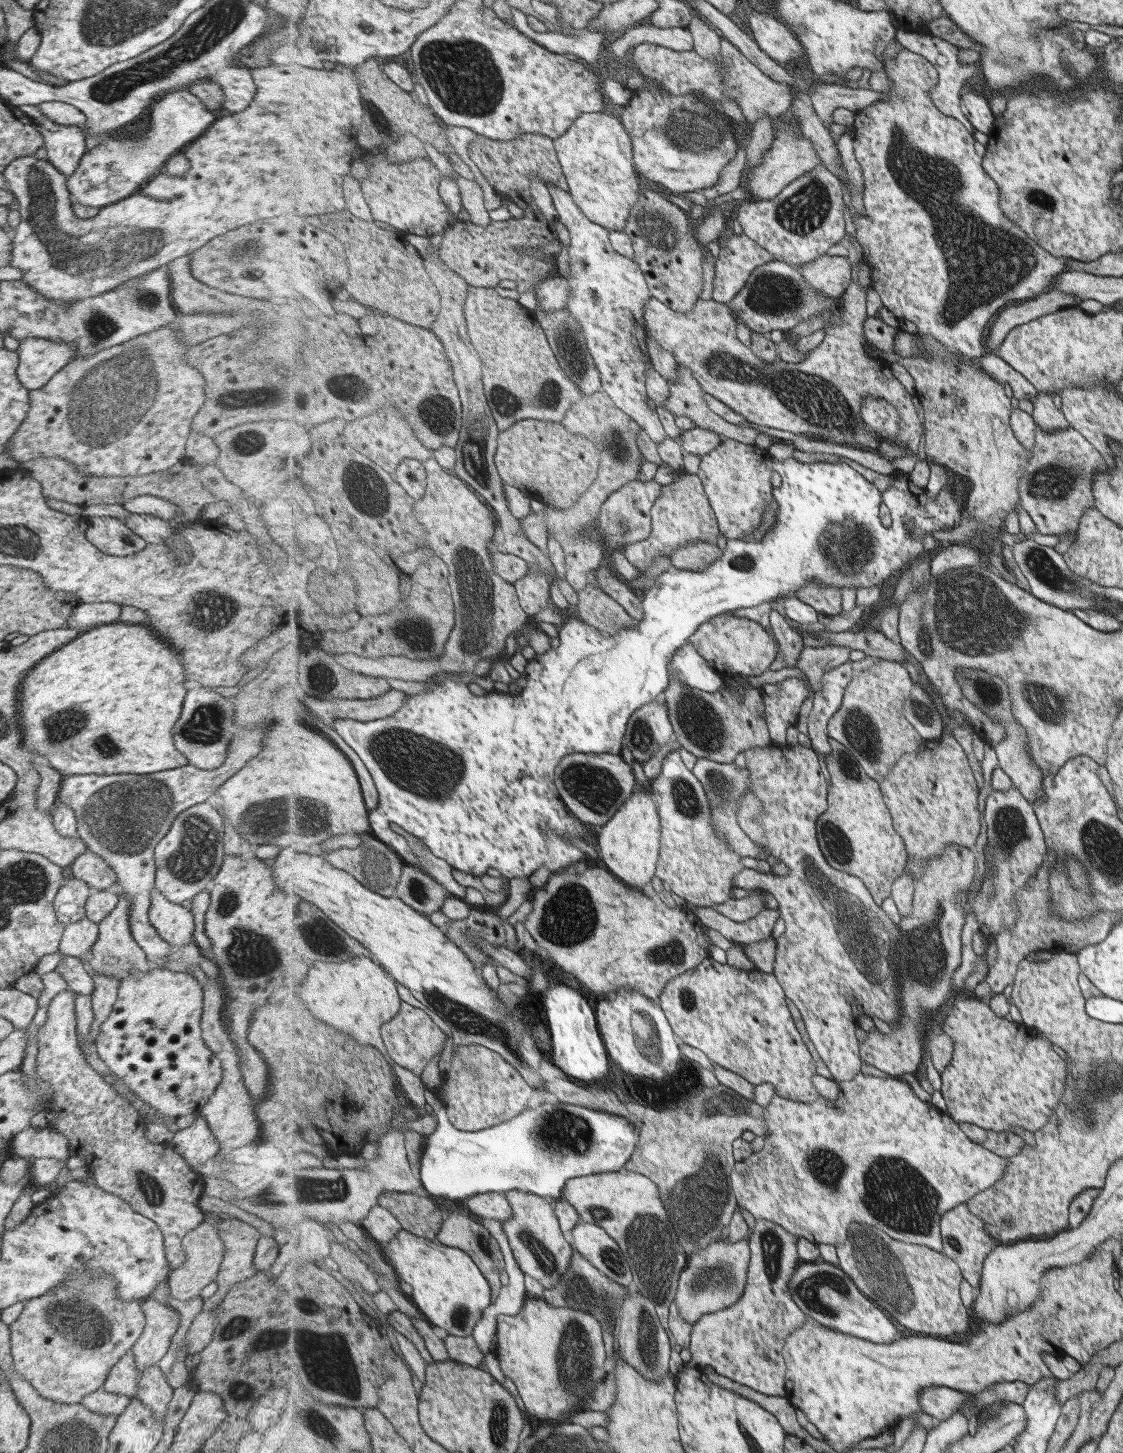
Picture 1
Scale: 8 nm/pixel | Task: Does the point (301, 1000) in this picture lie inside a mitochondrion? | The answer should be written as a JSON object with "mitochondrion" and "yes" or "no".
{"mitochondrion":"no"}

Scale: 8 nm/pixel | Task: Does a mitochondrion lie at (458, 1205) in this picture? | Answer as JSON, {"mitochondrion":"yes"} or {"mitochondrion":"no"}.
{"mitochondrion":"no"}

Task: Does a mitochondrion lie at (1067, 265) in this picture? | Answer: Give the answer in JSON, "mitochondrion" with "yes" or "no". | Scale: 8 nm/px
{"mitochondrion":"no"}

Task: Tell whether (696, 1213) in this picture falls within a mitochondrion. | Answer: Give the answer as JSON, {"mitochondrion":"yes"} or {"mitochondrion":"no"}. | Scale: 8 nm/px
{"mitochondrion":"yes"}

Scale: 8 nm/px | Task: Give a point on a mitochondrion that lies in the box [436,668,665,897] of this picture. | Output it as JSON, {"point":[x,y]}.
{"point":[596,785]}

